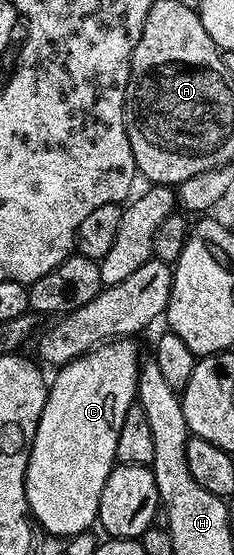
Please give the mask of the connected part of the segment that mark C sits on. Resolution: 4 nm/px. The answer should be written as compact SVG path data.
M123 337L101 343L71 363L63 363L57 368L55 375L58 376L49 380L44 413L40 413L26 466L26 500L37 526L50 535L85 535L91 530L90 526L98 523L100 493L104 493L104 481L108 481L108 473L116 465L120 429L128 409L135 406L138 394L140 358L134 342L133 338Z

